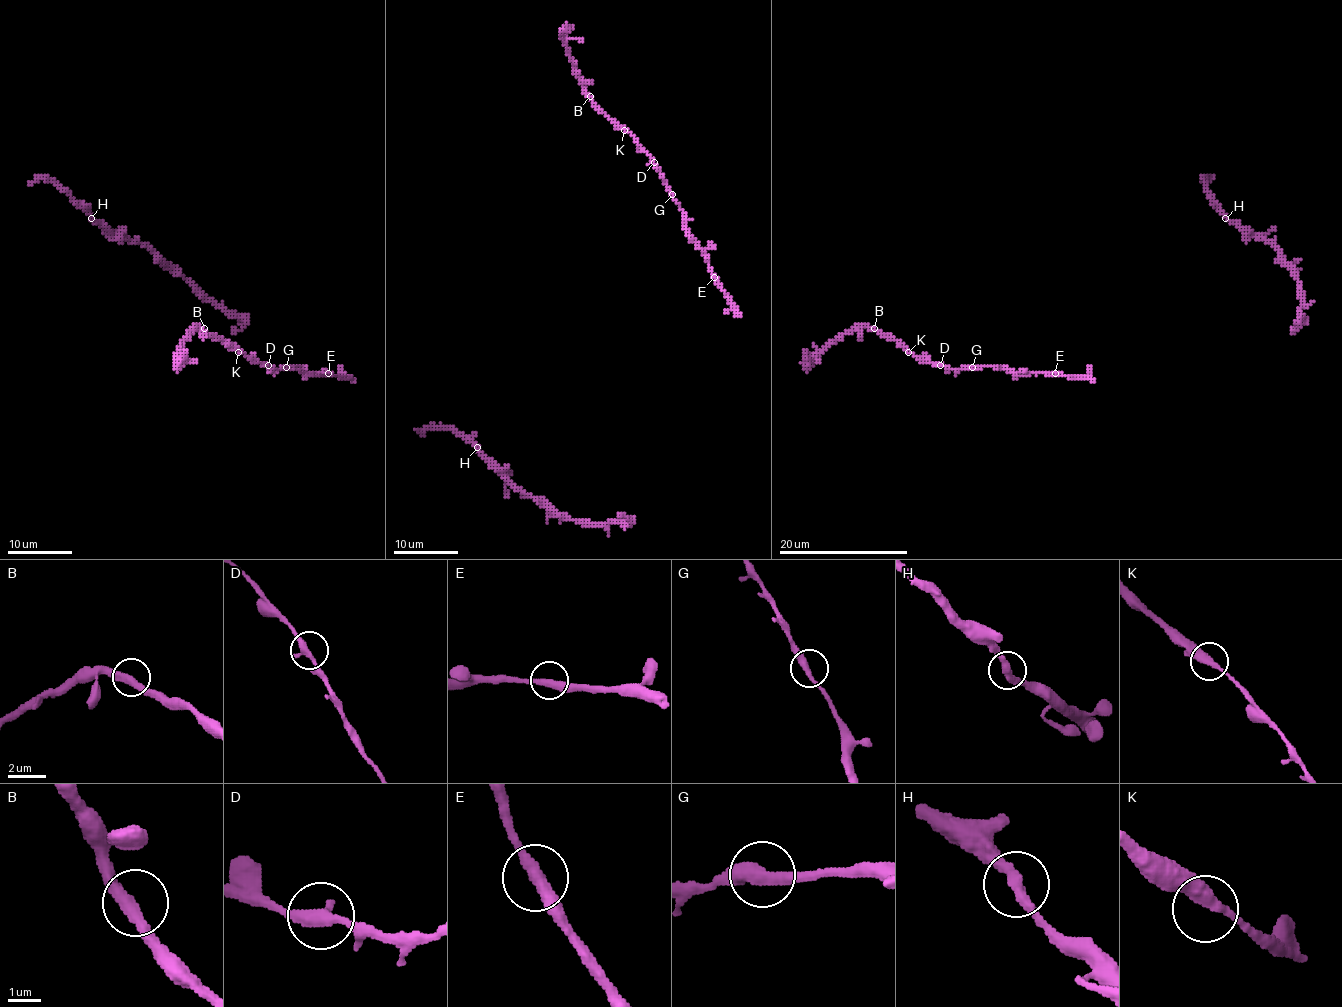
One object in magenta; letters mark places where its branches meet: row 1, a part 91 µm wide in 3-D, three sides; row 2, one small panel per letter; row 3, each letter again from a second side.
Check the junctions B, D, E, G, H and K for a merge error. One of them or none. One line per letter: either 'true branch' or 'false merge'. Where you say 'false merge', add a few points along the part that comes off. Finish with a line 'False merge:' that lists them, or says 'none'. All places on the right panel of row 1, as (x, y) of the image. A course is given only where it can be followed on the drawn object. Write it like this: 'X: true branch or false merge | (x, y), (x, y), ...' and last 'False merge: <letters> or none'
B: true branch
D: true branch
E: true branch
G: true branch
H: true branch
K: true branch
False merge: none

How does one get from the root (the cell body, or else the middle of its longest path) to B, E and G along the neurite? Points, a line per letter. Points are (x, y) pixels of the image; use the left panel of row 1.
B: (341, 367), (344, 375), (306, 373), (299, 367), (265, 367), (230, 349), (204, 328)
E: (341, 367), (344, 375), (328, 373)
G: (341, 367), (344, 375), (306, 373), (299, 367), (286, 367)

